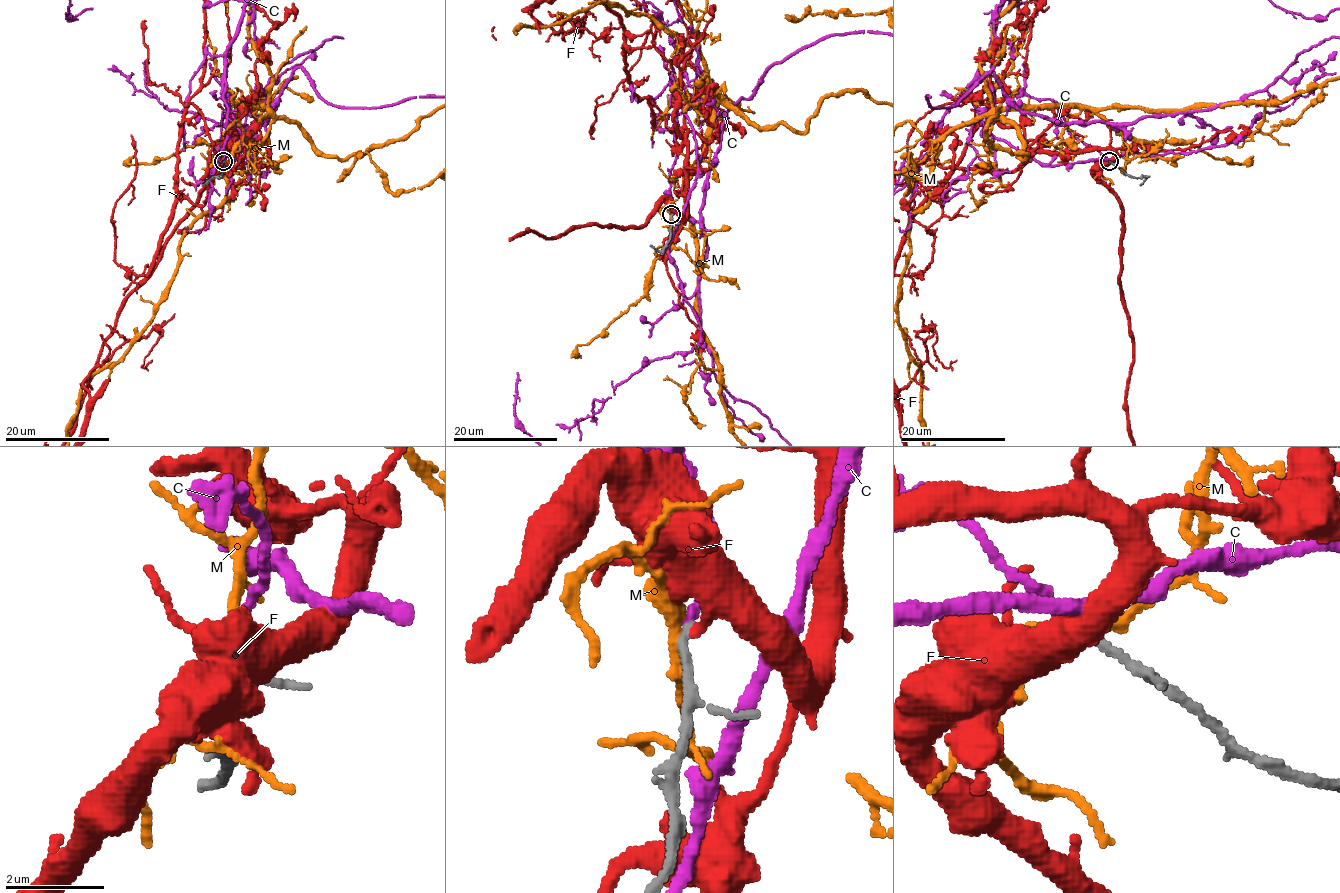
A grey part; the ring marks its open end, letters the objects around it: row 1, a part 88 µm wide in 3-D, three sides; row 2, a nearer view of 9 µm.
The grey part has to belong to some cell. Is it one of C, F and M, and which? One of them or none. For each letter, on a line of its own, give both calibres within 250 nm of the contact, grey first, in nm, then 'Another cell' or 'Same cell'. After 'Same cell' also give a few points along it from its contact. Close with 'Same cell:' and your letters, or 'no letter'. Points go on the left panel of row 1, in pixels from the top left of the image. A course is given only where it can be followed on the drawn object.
C: Thickness 190 nm (grey) against 180 nm. Same cell
F: Thickness 200 nm (grey) against 360 nm. Another cell
M: Thickness 200 nm (grey) against 320 nm. Another cell
Same cell: C

